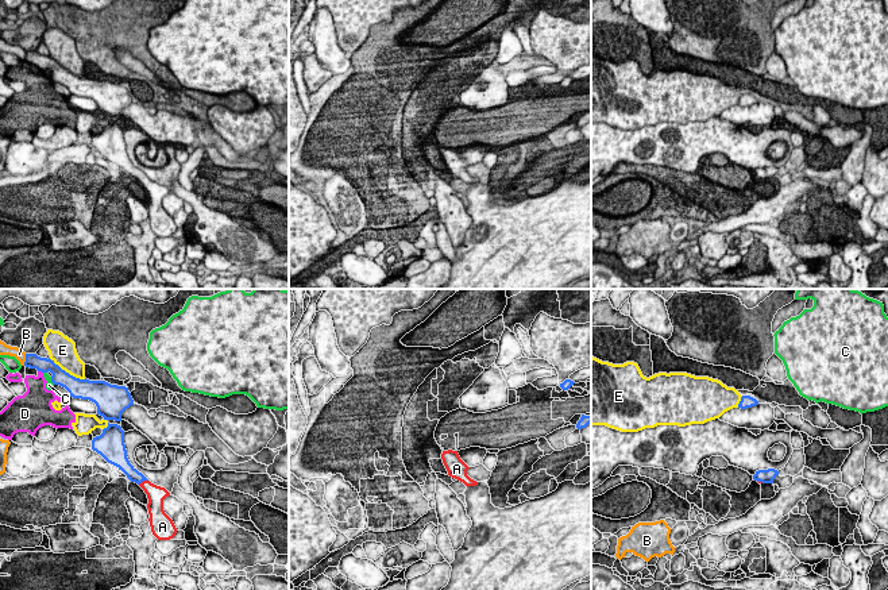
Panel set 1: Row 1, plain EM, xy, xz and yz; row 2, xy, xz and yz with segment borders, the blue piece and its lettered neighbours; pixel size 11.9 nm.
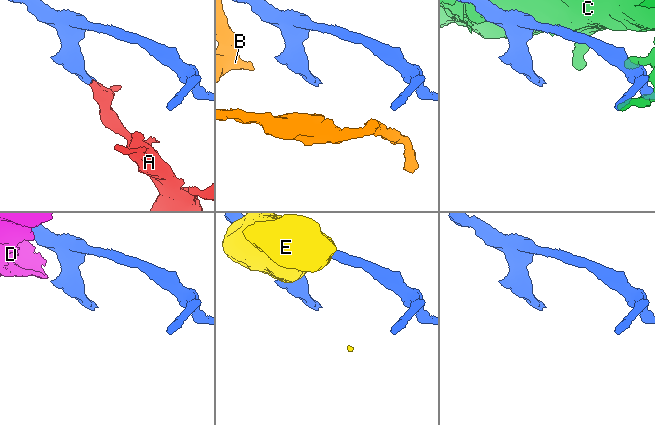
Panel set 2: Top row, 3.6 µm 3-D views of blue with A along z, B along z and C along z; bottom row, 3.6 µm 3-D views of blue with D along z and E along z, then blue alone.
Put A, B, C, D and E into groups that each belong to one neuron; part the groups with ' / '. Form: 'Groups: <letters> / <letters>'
Groups: A / B / C / D / E

